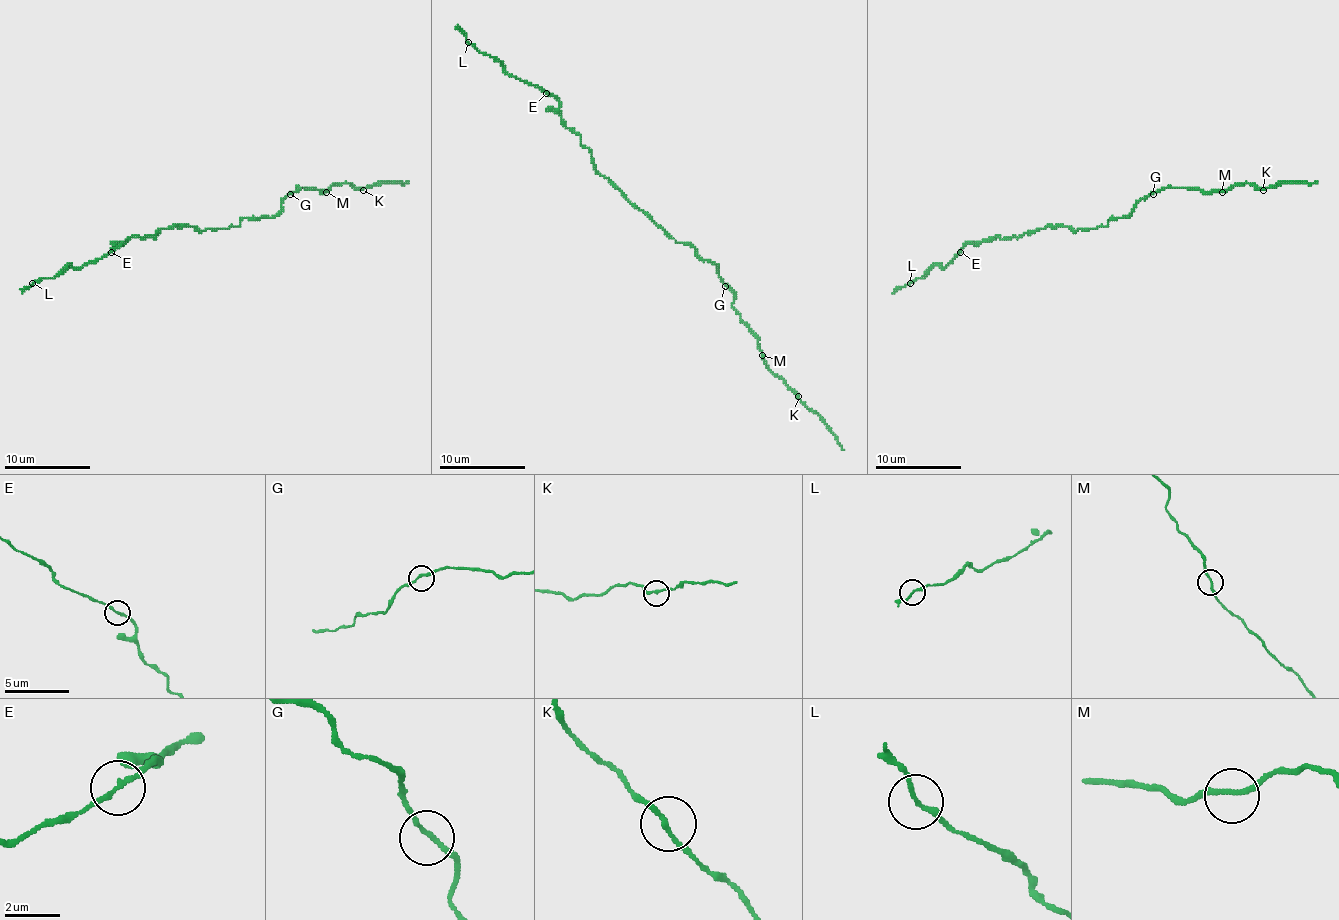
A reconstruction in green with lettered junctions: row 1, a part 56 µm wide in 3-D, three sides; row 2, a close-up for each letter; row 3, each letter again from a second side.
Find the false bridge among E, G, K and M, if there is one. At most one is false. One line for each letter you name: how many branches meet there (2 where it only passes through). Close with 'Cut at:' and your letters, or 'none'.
Cut at: none

